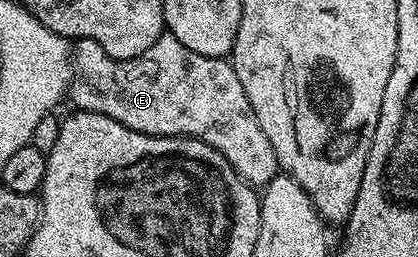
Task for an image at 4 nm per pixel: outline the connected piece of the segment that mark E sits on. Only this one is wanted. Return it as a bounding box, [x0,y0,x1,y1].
[70,34,280,188]

